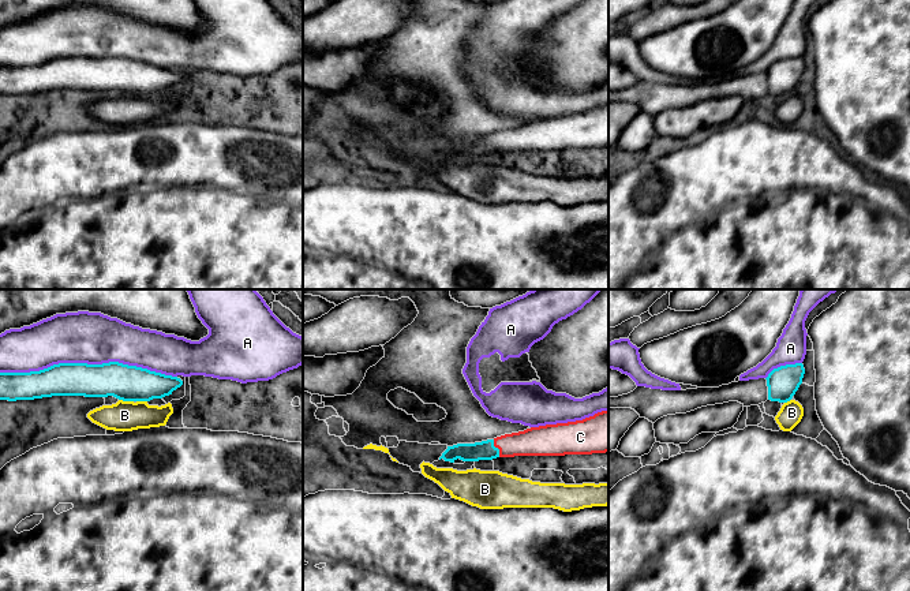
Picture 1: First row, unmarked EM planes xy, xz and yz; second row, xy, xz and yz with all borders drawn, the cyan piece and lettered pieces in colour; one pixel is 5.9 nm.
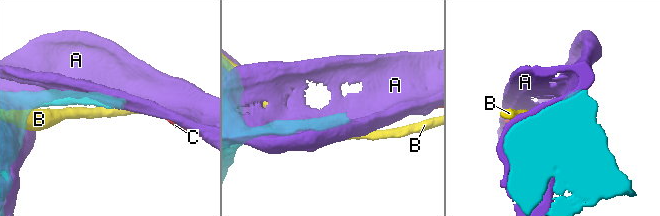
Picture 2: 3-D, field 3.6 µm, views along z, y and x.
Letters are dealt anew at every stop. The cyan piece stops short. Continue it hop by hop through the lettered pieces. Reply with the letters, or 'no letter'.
C

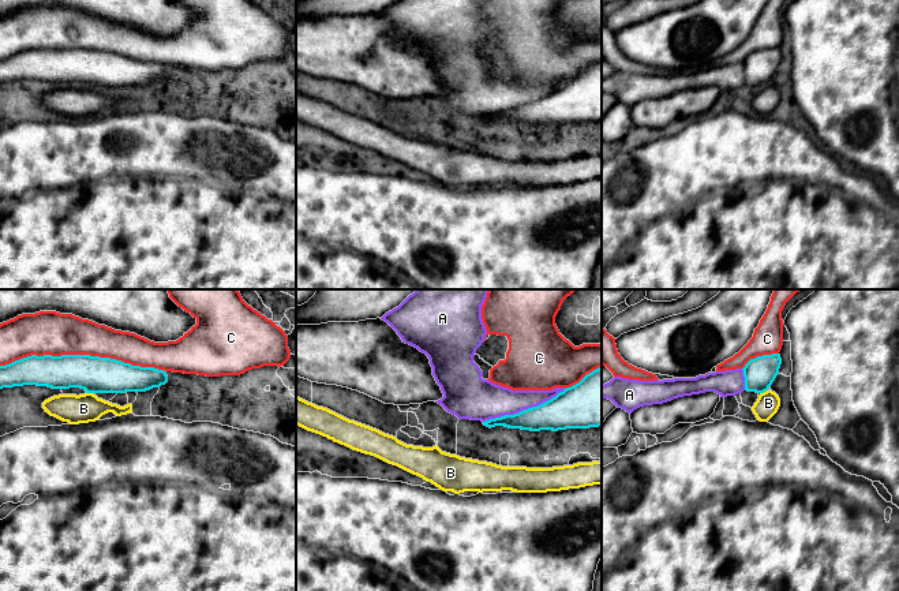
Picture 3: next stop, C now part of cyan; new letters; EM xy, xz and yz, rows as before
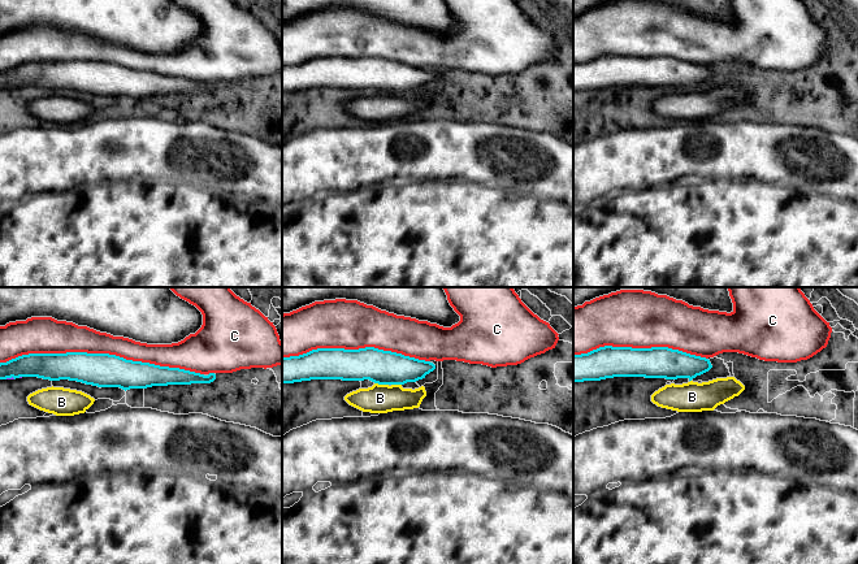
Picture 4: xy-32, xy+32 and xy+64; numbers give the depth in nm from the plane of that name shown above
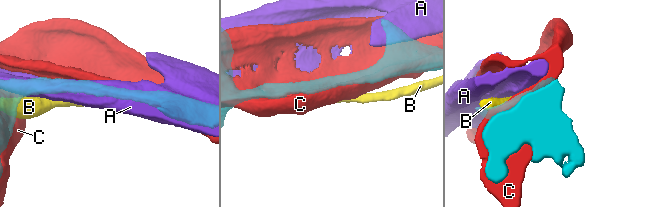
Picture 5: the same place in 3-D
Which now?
no letter

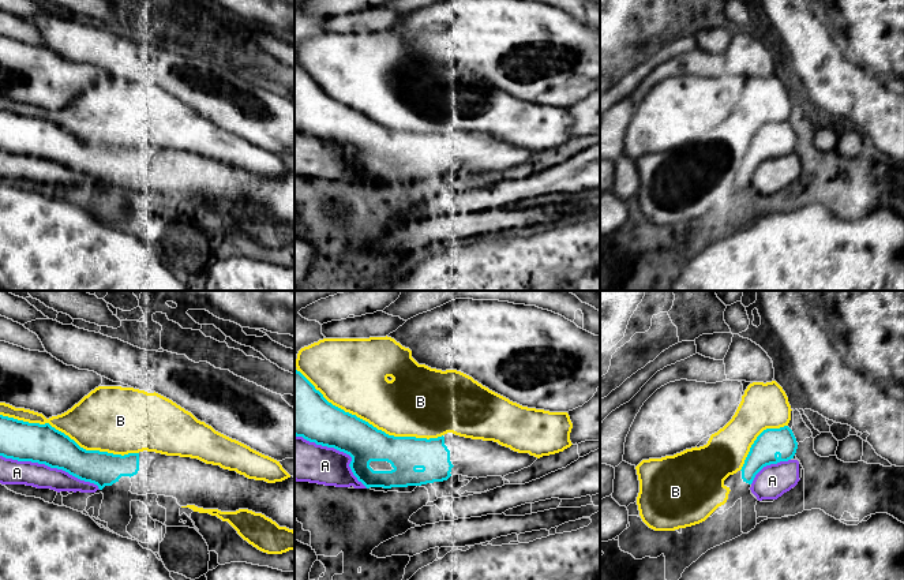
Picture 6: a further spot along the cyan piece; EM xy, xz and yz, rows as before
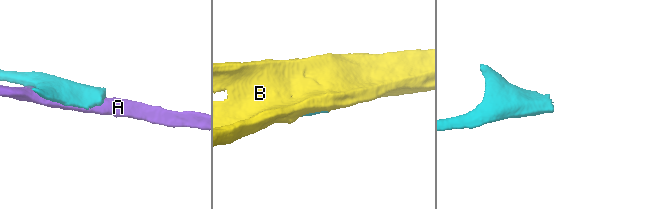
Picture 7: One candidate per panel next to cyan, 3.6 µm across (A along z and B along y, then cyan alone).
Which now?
no letter

